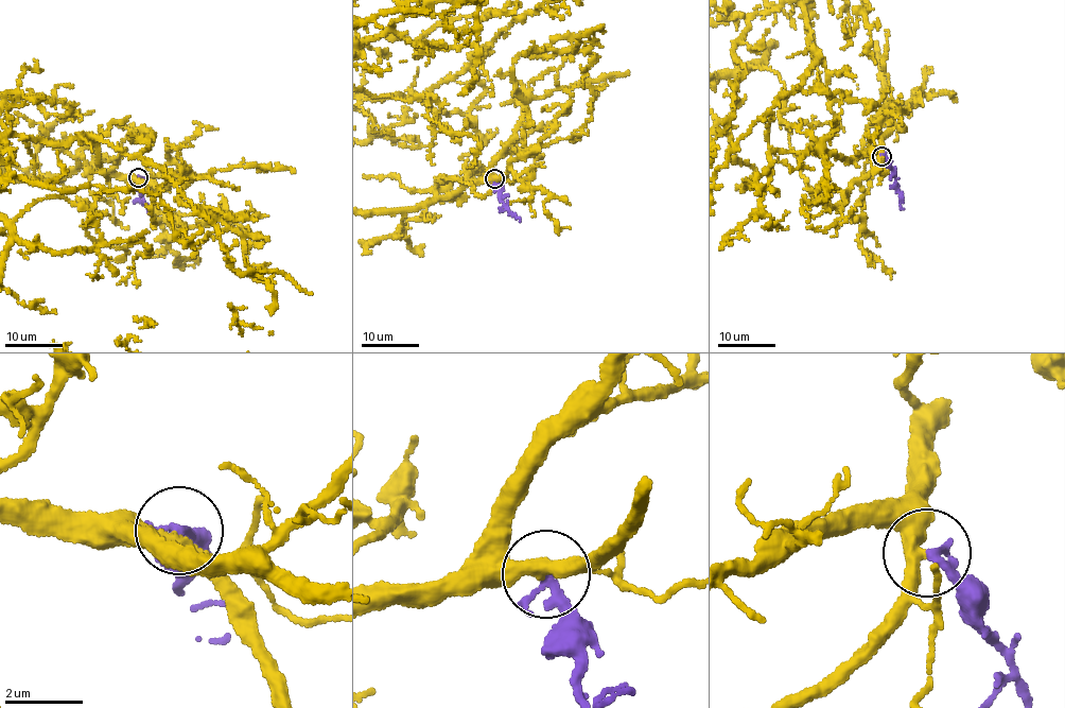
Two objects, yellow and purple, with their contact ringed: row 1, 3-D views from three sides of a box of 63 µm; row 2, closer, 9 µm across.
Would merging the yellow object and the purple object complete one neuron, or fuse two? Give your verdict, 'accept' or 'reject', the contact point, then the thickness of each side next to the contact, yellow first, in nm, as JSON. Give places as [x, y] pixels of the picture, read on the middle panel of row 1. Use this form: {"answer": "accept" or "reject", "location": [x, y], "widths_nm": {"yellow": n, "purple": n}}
{"answer": "accept", "location": [494, 178], "widths_nm": {"yellow": 360, "purple": 280}}

